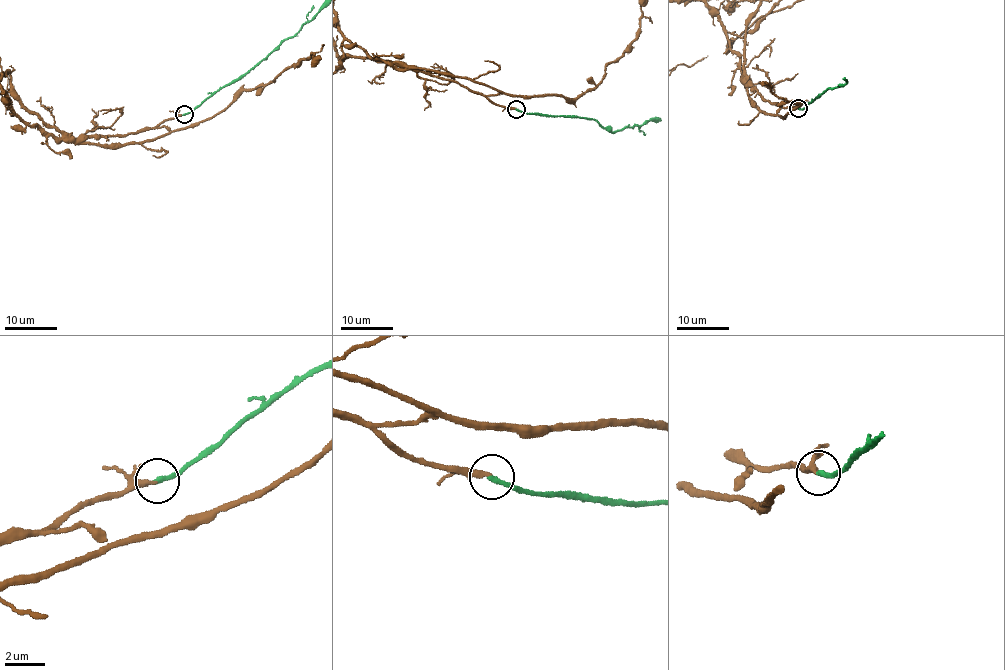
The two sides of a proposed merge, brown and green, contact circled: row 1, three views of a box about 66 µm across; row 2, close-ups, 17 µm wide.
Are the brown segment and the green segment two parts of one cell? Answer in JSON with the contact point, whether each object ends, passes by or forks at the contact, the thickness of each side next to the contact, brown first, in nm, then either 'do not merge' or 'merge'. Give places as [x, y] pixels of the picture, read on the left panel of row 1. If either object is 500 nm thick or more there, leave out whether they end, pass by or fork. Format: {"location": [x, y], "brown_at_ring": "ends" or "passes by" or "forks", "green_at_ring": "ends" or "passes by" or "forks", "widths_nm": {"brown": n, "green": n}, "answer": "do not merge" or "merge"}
{"location": [184, 114], "brown_at_ring": "ends", "green_at_ring": "ends", "widths_nm": {"brown": 240, "green": 260}, "answer": "merge"}

